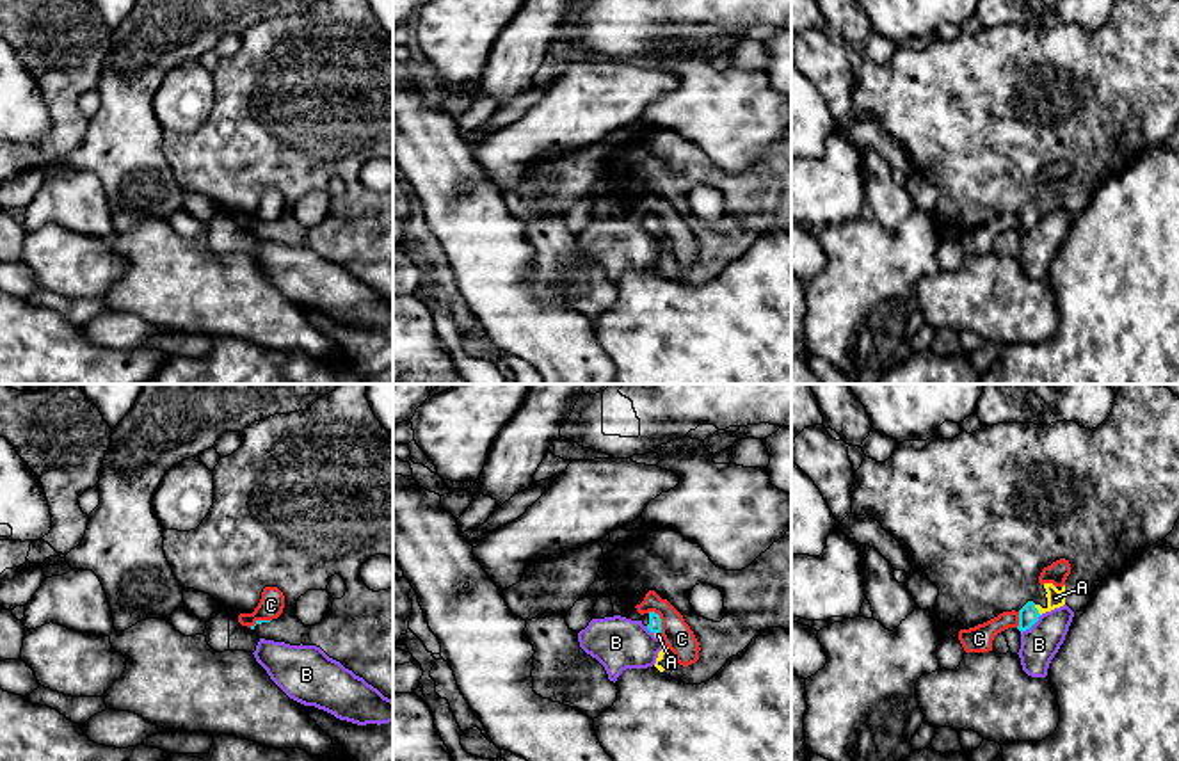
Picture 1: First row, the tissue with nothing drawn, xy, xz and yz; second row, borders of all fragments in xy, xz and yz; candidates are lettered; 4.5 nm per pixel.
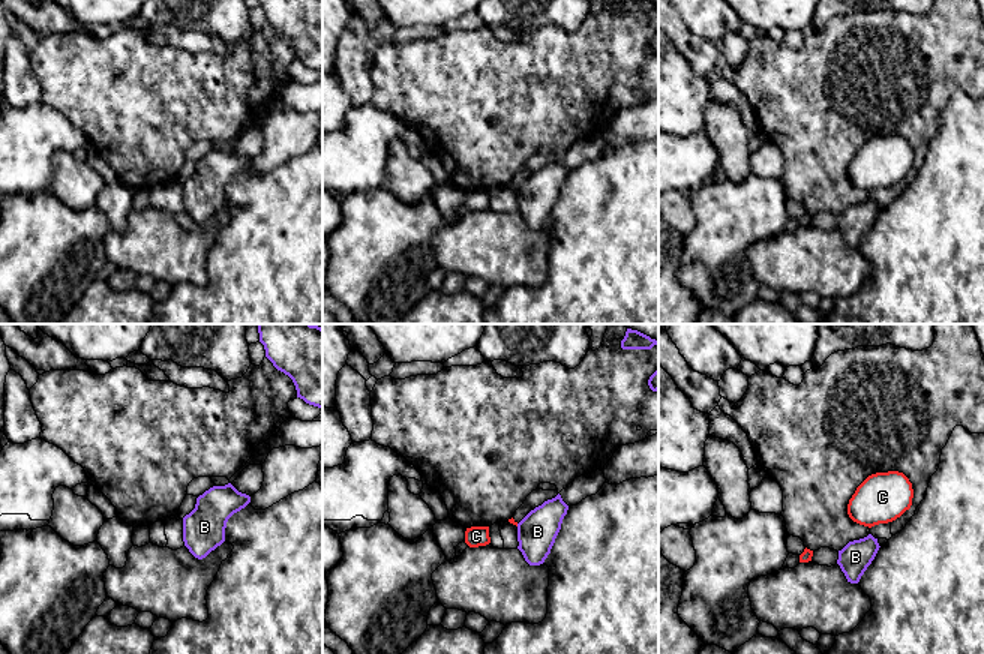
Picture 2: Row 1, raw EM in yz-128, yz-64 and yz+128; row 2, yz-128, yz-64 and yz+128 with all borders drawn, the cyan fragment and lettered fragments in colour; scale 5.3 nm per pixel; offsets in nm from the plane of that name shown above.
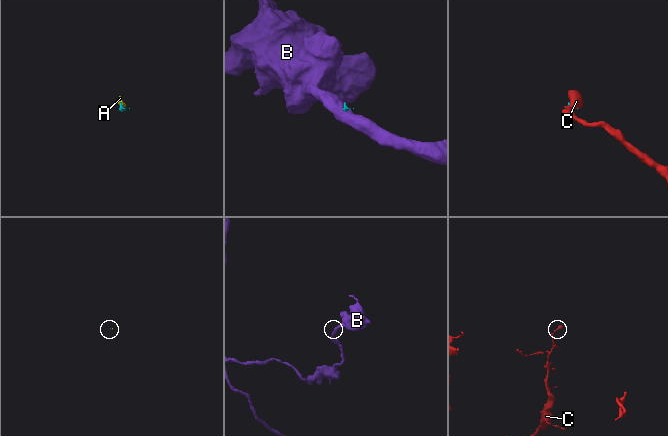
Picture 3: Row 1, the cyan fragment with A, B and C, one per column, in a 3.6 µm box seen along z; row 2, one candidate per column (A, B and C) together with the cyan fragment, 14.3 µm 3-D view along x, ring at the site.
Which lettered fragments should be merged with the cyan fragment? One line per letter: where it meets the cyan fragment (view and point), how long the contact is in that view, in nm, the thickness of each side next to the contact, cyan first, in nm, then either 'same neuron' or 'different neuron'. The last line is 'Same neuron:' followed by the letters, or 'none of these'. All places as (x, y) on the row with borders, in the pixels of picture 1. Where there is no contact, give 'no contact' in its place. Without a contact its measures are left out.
A: meets cyan in yz at (1037, 610); contact 60 nm long; 90 nm thick on the cyan side, 80 nm on the other; same neuron
B: meets cyan in yz at (1030, 626); contact 130 nm long; 90 nm thick on the cyan side, 170 nm on the other; different neuron
C: meets cyan in xz at (660, 619); contact 120 nm long; 60 nm thick on the cyan side, 140 nm on the other; different neuron
Same neuron: A

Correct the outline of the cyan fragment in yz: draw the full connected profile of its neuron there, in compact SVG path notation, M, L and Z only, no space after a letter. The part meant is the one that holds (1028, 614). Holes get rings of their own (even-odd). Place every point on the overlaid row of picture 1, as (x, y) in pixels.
M1122 384L1115 395L1115 404L1110 416L1097 429L1083 429L1076 421L1056 421L1051 425L1035 423L998 423L982 427L967 434L960 432L953 439L930 437L926 441L903 441L886 462L877 462L864 457L855 471L852 485L852 514L875 517L886 532L889 532L909 553L912 569L918 569L937 589L937 603L934 615L948 628L969 629L983 624L1003 612L1015 610L1019 613L1017 629L1030 629L1042 613L1067 605L1074 613L1085 608L1095 589L1094 581L1103 581L1117 574L1120 569L1135 562L1149 546L1165 539L1179 519L1179 397L1163 384ZM1065 558L1071 564L1071 574L1065 585L1058 590L1053 583L1039 583L1044 567Z

